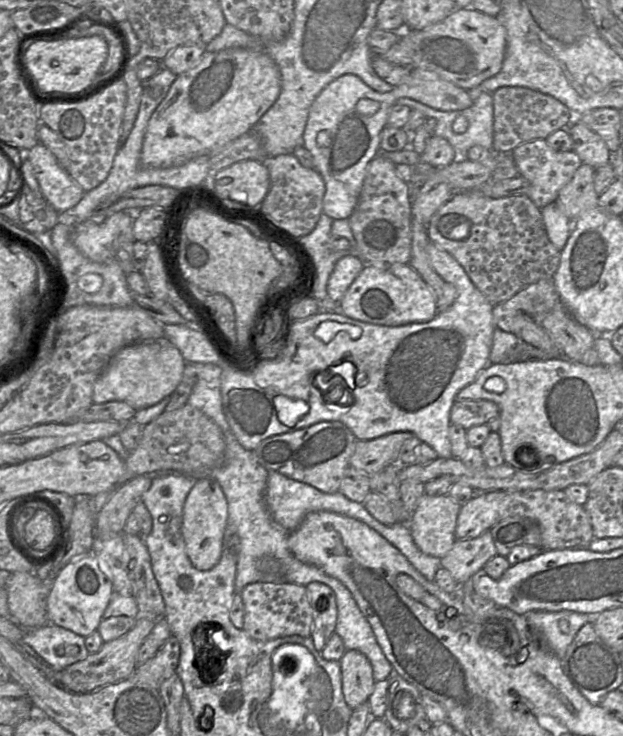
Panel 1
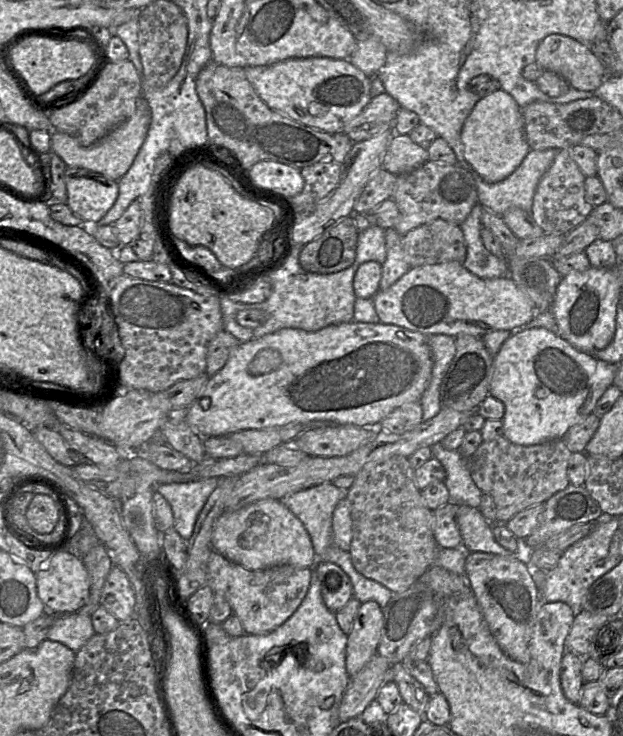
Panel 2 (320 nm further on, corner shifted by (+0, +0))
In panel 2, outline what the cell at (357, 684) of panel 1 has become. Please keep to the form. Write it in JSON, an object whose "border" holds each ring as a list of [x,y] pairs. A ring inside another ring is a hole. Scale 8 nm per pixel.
{"border":[[[375,601],[361,603],[348,634],[346,670],[355,676],[377,654],[383,627],[383,609]]]}

